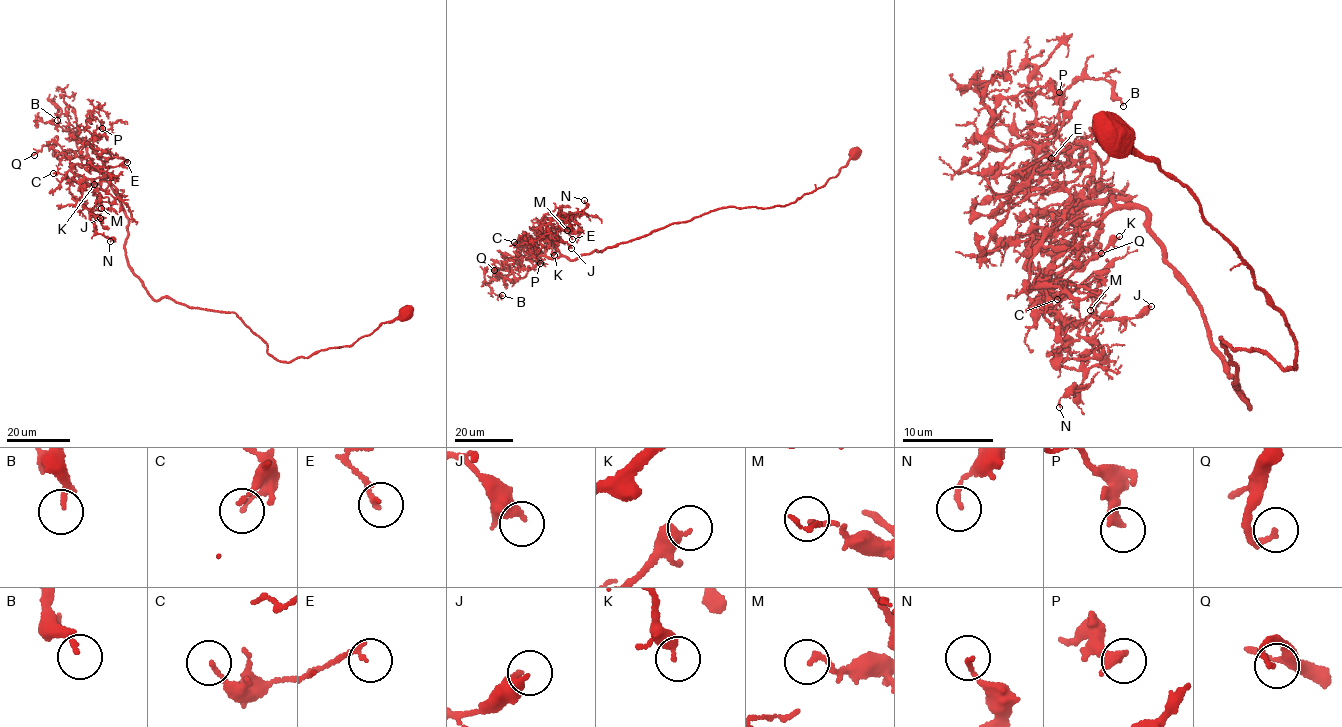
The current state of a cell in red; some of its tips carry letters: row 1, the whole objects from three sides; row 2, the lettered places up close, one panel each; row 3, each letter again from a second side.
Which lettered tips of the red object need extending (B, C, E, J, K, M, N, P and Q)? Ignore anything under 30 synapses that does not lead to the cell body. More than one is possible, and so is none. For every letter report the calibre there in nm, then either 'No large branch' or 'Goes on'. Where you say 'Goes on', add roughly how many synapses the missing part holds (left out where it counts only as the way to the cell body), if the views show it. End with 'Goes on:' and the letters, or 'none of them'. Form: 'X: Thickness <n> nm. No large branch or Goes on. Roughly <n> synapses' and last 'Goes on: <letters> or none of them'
B: Thickness 180 nm. No large branch
C: Thickness 130 nm. No large branch
E: Thickness 160 nm. No large branch
J: Thickness 260 nm. No large branch
K: Thickness 380 nm. No large branch
M: Thickness 120 nm. No large branch
N: Thickness 130 nm. No large branch
P: Thickness 380 nm. No large branch
Q: Thickness 160 nm. No large branch
Goes on: none of them

